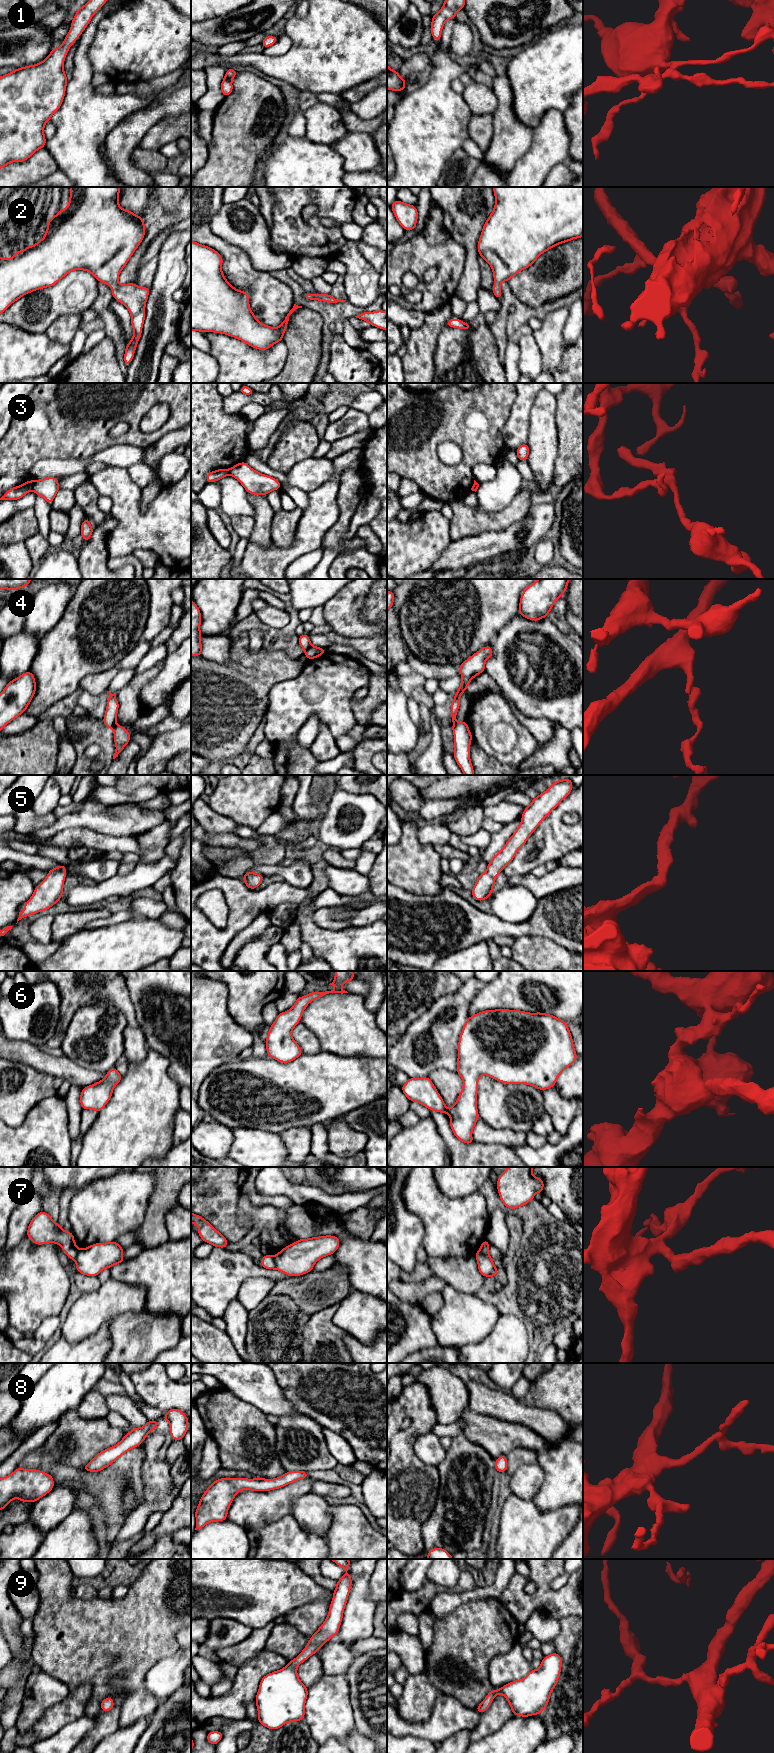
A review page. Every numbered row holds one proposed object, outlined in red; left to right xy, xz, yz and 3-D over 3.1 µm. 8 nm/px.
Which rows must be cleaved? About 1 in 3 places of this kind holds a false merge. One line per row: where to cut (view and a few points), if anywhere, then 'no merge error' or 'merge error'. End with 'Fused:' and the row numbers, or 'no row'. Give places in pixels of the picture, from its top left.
1: cut none; no merge error
2: cut none; no merge error
3: cut xy (34, 482), (31, 489); merge error
4: cut xz (311, 645), (305, 651); merge error
5: cut none; no merge error
6: cut none; no merge error
7: cut xz (272, 1256), (275, 1268); merge error
8: cut none; no merge error
9: cut none; no merge error
Fused: 3, 4, 7

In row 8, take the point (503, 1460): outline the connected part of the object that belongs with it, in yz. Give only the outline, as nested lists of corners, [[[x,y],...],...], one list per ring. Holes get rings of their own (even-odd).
[[[501,1455],[495,1460],[495,1468],[497,1472],[505,1473],[507,1471],[507,1457]]]

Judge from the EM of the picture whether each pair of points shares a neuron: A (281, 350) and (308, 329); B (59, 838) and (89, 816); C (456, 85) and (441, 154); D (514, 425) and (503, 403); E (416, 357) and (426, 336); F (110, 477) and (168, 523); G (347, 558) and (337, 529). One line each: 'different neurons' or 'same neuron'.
A: different neurons
B: different neurons
C: different neurons
D: different neurons
E: same neuron
F: same neuron
G: different neurons

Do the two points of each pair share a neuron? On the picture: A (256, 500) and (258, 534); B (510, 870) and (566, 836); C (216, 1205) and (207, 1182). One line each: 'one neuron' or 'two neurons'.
A: one neuron
B: one neuron
C: one neuron

